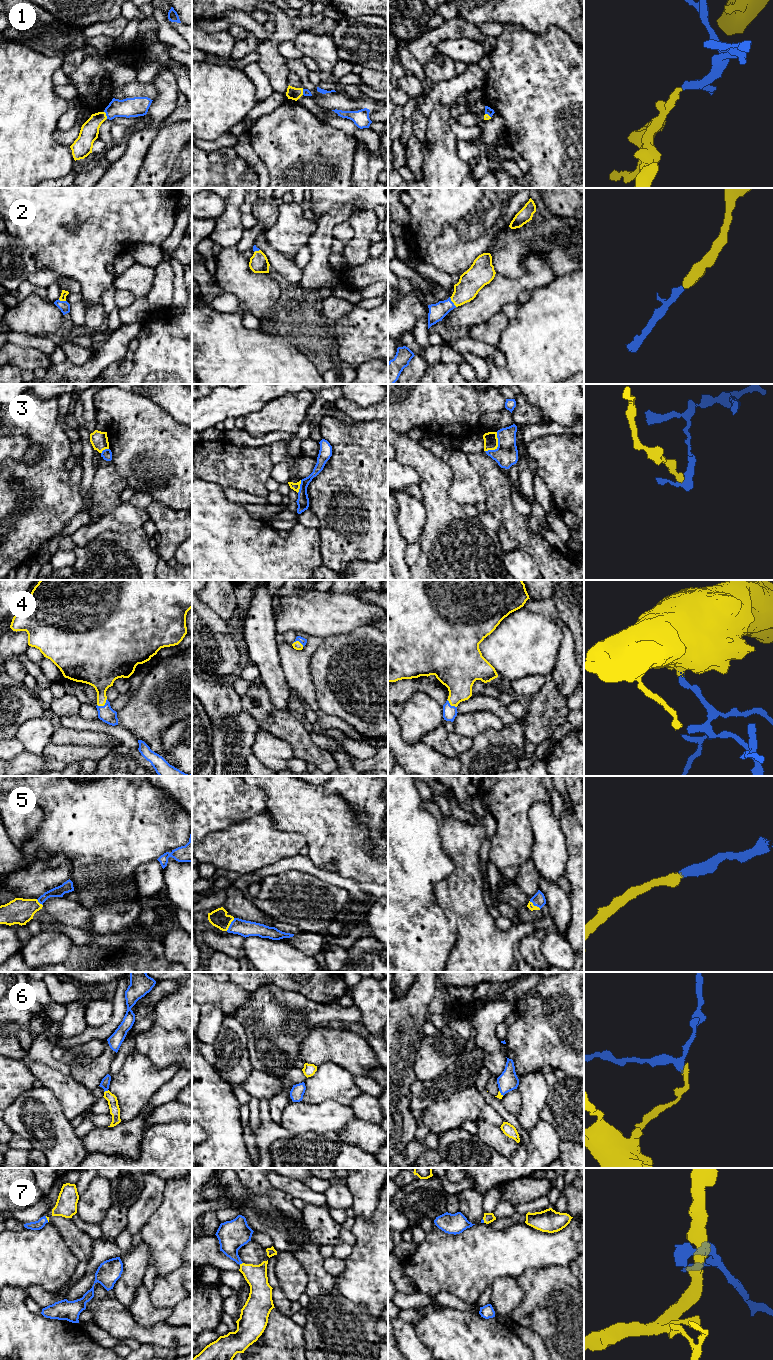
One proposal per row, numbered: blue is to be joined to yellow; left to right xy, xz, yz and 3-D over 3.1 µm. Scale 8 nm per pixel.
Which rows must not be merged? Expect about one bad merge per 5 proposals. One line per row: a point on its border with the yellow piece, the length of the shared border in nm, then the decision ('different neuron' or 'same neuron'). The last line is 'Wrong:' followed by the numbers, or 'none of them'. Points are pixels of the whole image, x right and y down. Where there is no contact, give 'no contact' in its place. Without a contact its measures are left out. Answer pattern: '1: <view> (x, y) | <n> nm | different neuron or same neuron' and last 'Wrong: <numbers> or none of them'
1: xy (105, 115) | 70 nm | same neuron
2: yz (452, 301) | 100 nm | same neuron
3: yz (497, 445) | 190 nm | different neuron
4: xy (103, 705) | 100 nm | same neuron
5: xz (230, 923) | 120 nm | same neuron
6: xy (106, 1091) | 40 nm | same neuron
7: xz (240, 1264) | 40 nm | same neuron
Wrong: 3

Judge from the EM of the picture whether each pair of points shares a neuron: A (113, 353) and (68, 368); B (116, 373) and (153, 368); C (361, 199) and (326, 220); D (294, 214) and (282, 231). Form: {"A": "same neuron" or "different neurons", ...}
{"A": "same neuron", "B": "different neurons", "C": "different neurons", "D": "same neuron"}

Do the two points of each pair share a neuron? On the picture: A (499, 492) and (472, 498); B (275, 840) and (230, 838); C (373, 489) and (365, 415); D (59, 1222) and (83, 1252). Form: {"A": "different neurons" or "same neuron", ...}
{"A": "different neurons", "B": "same neuron", "C": "different neurons", "D": "same neuron"}

